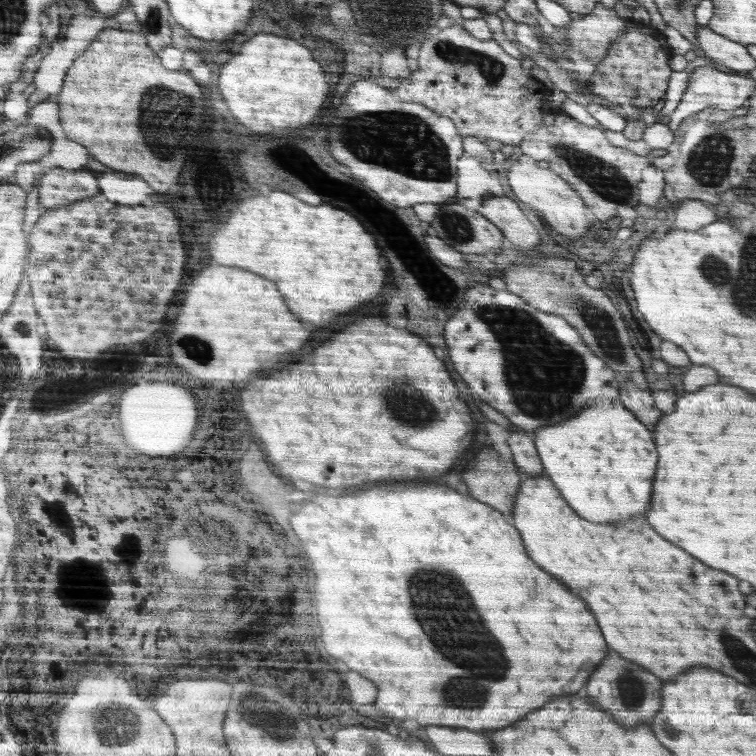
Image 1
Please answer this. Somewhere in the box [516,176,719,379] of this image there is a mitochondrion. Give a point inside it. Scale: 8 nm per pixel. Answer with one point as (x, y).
(608, 338)

